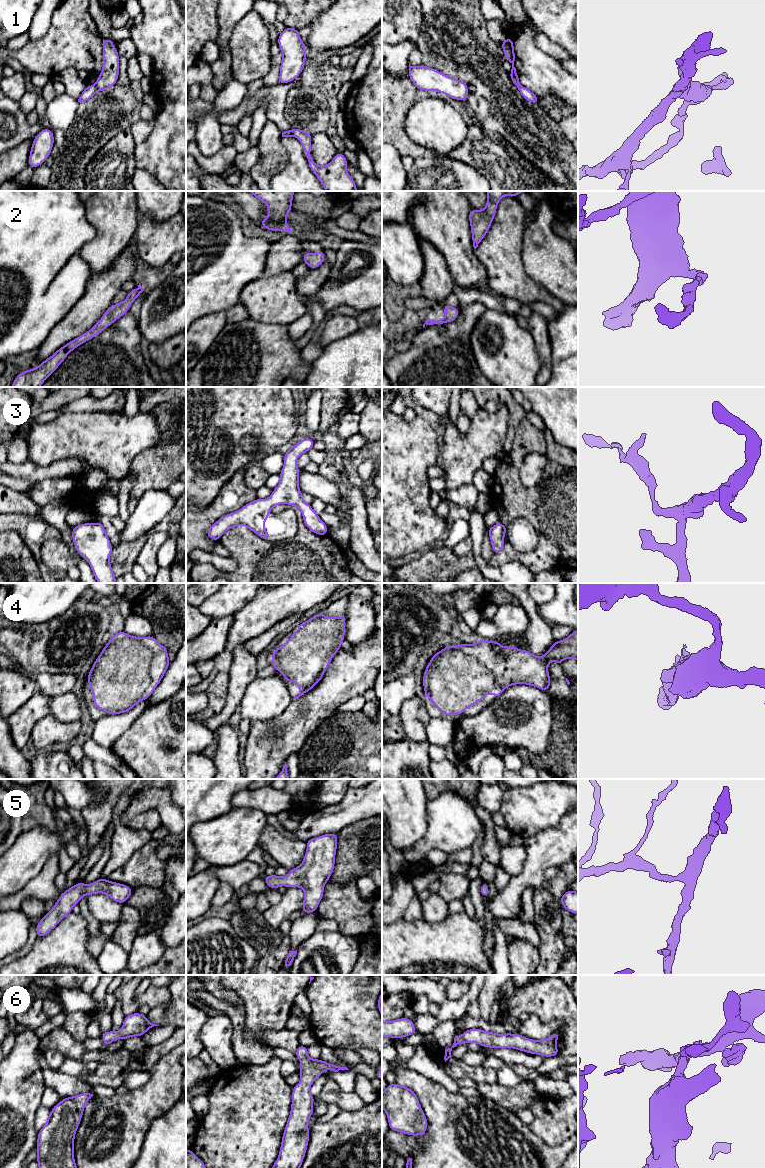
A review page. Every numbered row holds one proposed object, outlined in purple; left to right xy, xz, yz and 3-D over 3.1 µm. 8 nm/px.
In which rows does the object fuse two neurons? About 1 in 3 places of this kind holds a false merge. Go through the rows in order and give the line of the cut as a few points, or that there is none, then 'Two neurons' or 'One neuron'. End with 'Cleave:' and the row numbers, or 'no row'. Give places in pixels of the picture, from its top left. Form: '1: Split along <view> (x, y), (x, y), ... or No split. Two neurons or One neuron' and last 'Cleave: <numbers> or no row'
1: Split along xy (94, 84), (99, 90). Two neurons
2: No split. One neuron
3: No split. One neuron
4: No split. One neuron
5: No split. One neuron
6: No split. One neuron
Cleave: 1

